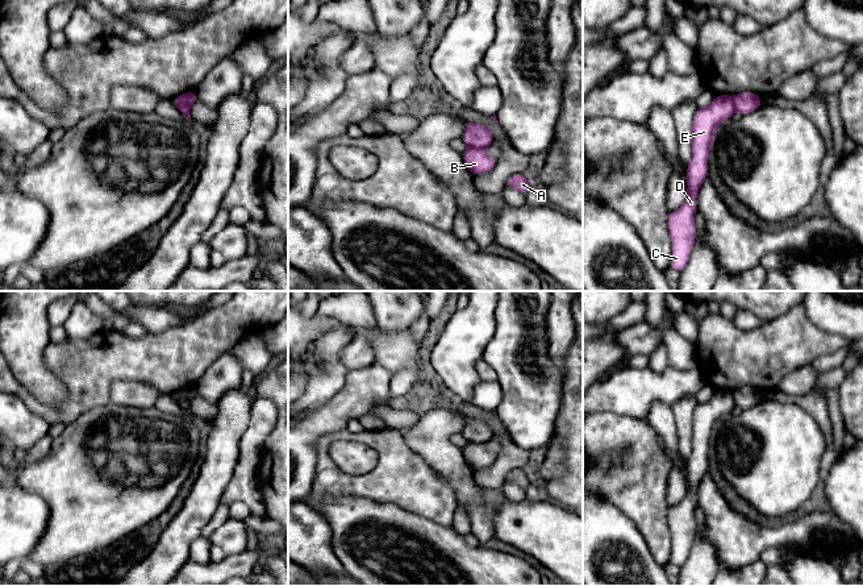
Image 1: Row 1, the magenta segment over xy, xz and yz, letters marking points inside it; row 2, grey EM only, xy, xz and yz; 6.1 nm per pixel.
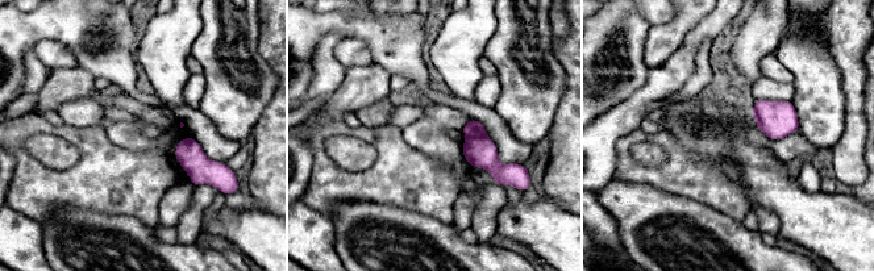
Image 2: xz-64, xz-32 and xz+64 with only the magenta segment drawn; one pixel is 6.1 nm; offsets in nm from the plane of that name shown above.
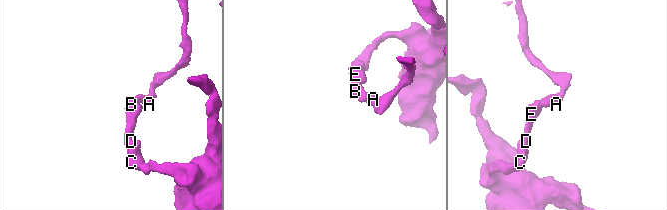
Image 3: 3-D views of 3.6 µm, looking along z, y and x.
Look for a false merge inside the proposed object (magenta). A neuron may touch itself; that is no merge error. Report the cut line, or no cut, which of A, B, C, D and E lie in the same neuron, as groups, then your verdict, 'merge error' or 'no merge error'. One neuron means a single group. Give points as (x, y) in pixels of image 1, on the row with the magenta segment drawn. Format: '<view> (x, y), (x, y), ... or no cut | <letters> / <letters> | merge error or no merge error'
xz (470, 146), (486, 148) | A B / C D E | merge error

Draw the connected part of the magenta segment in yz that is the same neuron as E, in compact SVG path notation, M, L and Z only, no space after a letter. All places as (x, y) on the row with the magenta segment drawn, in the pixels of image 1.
M716 95L713 101L696 111L692 122L692 157L687 166L688 196L683 205L668 213L668 232L672 240L670 269L679 273L687 266L696 241L695 213L696 196L708 174L709 151L713 147L714 132L721 121L731 119L734 101L729 95Z

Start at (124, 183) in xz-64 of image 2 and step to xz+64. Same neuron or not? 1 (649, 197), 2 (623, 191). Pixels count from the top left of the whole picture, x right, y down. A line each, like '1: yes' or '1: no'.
1: no
2: no

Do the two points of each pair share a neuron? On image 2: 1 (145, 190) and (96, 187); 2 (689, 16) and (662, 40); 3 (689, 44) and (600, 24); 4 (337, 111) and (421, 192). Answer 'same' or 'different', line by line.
1: same
2: same
3: different
4: different

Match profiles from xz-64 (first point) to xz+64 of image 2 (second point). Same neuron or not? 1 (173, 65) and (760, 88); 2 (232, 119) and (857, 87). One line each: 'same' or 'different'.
1: different
2: different

